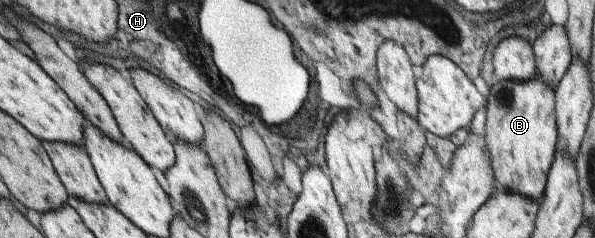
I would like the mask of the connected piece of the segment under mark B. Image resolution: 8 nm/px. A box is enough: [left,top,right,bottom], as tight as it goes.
[481,76,557,200]

